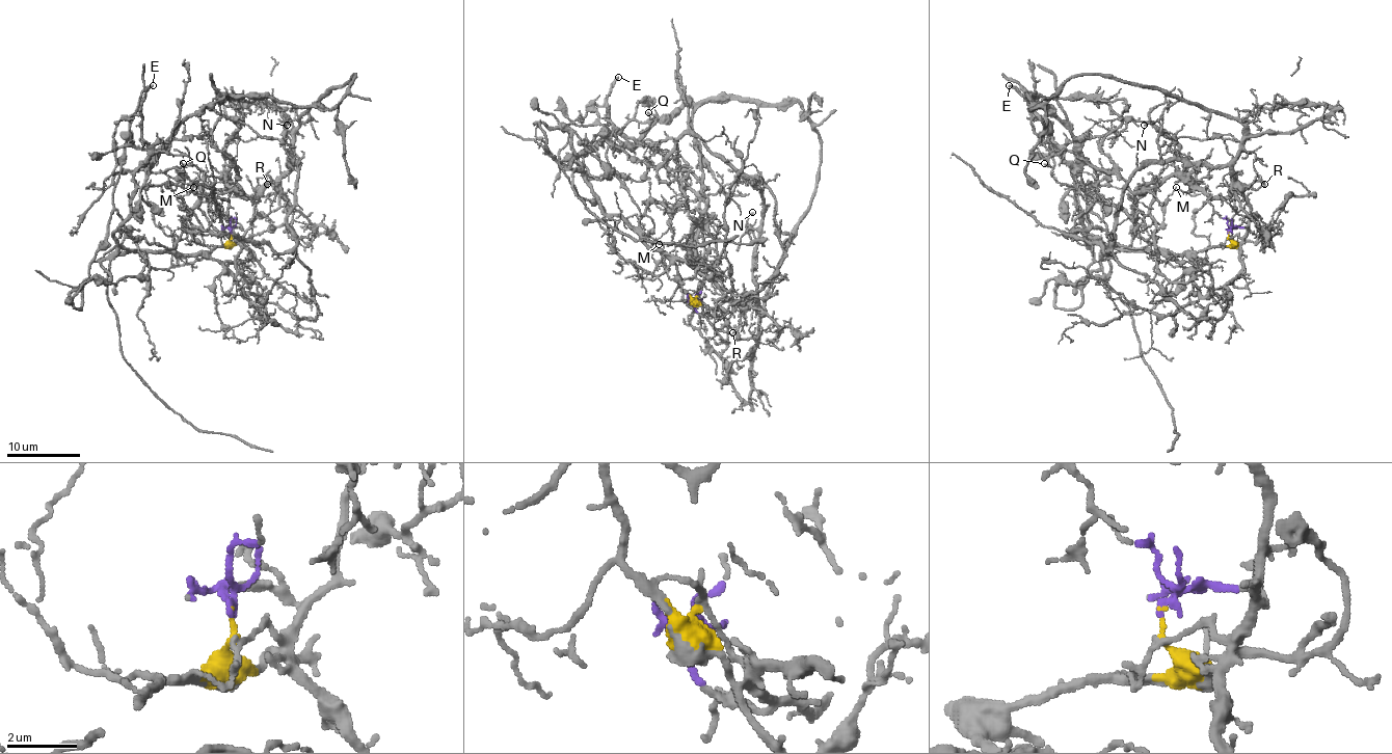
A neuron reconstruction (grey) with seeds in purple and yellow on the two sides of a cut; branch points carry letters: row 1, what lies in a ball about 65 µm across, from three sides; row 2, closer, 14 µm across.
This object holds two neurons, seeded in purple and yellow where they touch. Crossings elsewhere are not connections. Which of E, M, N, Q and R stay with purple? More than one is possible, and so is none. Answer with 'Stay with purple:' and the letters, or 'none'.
Stay with purple: N, R

